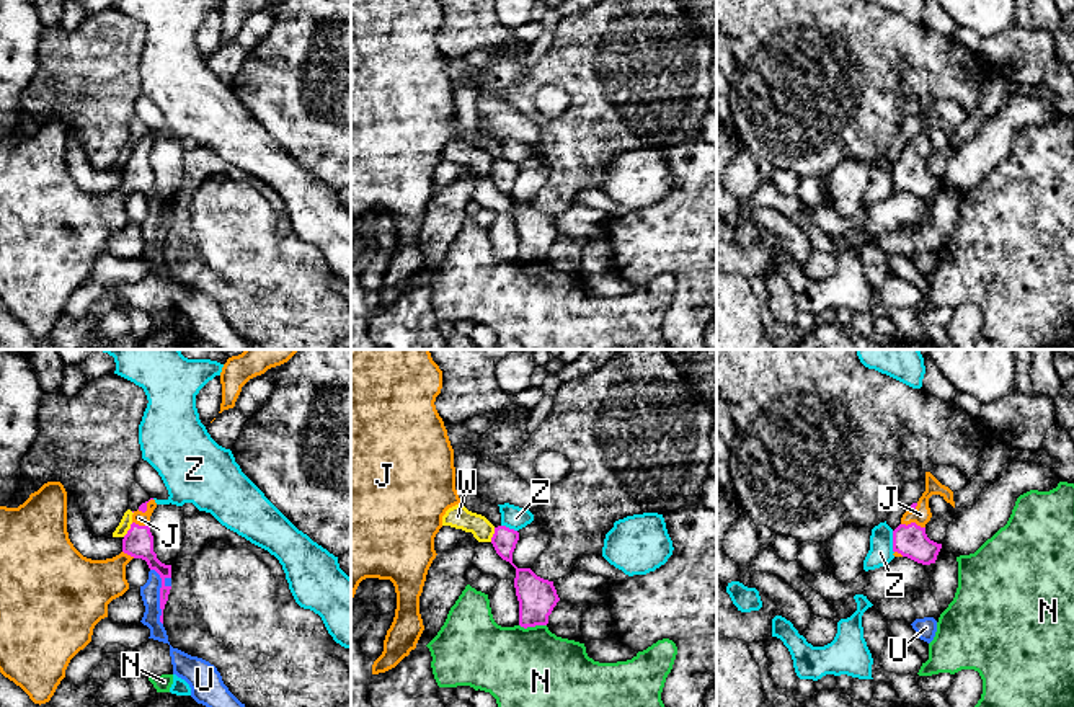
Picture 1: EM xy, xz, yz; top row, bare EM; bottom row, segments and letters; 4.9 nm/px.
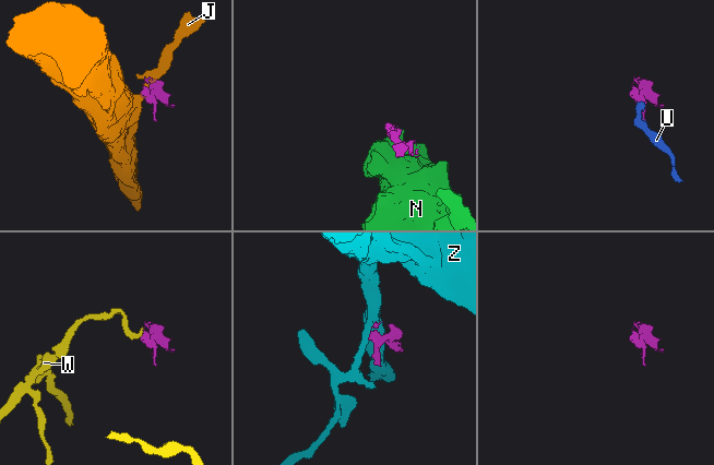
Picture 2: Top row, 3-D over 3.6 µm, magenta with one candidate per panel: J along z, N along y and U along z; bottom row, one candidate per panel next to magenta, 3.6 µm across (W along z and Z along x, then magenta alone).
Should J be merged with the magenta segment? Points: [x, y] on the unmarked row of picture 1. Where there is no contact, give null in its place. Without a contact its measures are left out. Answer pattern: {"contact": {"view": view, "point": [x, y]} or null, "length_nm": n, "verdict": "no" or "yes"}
{"contact": {"view": "yz", "point": [913, 157]}, "length_nm": 120, "verdict": "yes"}

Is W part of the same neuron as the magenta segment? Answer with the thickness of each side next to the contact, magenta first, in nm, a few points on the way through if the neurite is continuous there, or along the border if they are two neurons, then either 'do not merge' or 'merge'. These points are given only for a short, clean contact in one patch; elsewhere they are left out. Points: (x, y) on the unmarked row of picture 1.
calibres 150 and 60 nm; border xy (133, 157), (123, 170); do not merge

